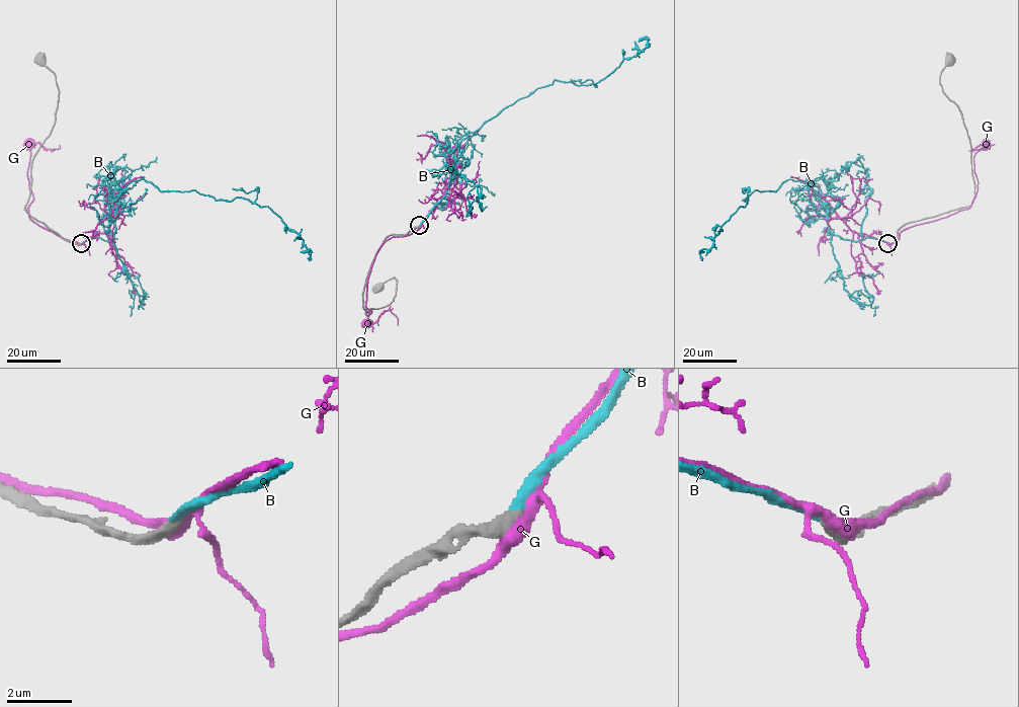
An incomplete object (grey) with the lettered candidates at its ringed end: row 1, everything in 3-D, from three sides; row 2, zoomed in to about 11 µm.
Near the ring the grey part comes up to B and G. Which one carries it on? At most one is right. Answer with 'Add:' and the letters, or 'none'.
Add: B

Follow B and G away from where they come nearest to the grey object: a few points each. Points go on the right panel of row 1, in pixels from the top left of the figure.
B: (887, 243), (834, 235), (820, 197), (787, 179), (743, 200), (748, 198), (714, 244), (699, 251), (702, 260)
G: (889, 244), (911, 227), (967, 209), (978, 190), (973, 156), (986, 144)

